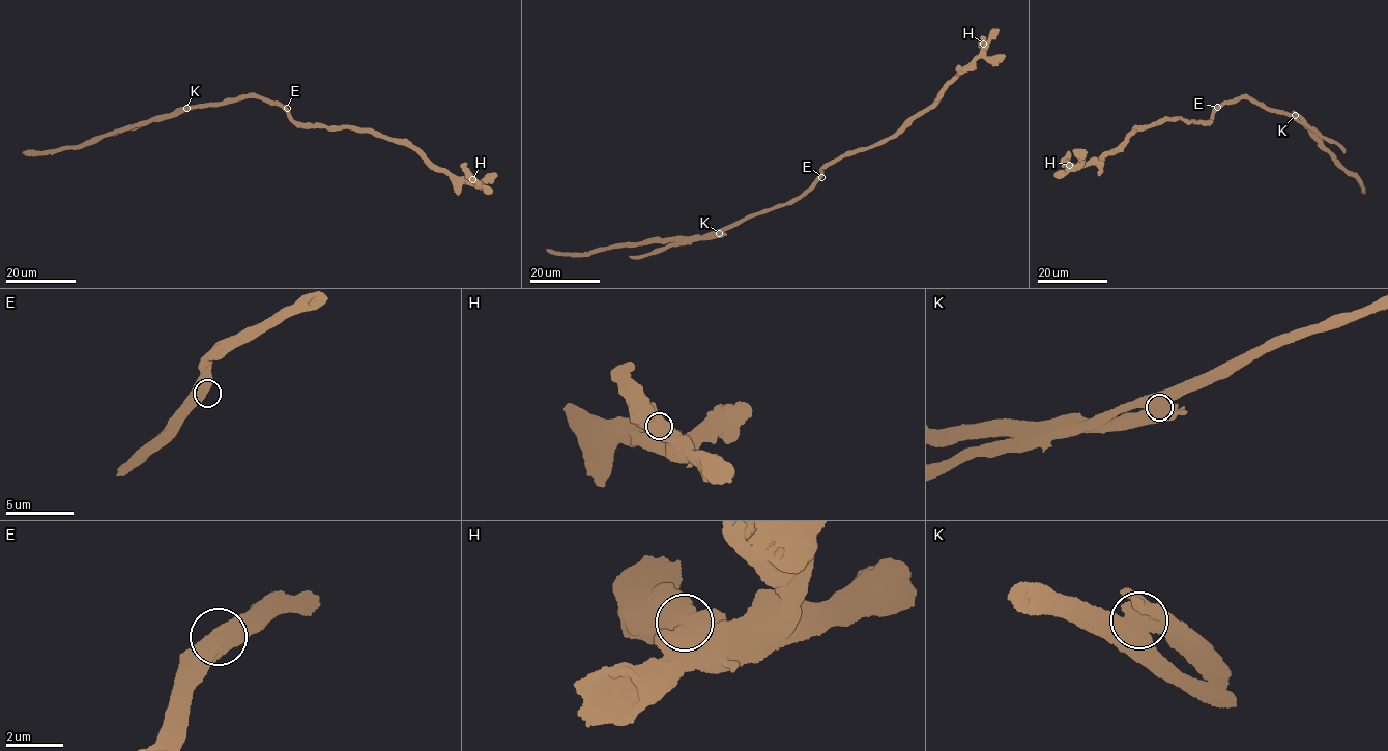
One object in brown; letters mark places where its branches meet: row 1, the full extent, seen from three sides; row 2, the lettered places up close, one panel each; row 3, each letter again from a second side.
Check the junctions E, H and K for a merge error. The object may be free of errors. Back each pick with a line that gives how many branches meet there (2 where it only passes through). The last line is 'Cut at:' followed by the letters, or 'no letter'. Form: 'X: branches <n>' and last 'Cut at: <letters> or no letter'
K: branches 3
Cut at: K

